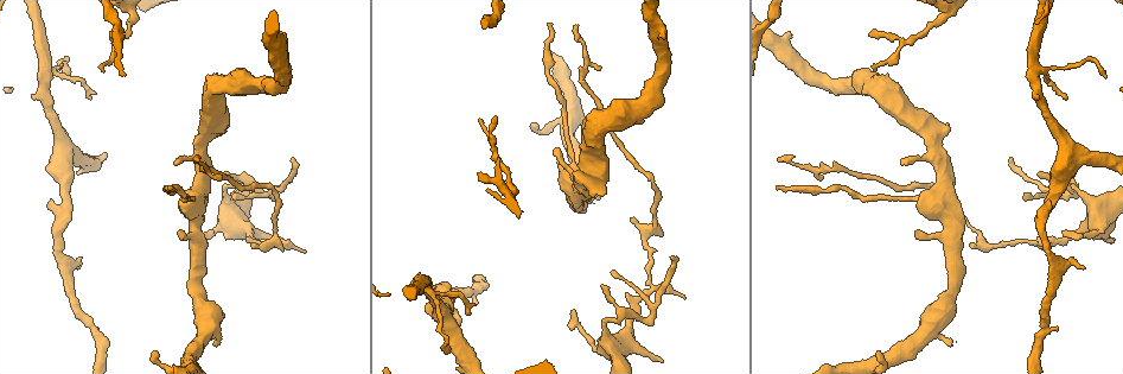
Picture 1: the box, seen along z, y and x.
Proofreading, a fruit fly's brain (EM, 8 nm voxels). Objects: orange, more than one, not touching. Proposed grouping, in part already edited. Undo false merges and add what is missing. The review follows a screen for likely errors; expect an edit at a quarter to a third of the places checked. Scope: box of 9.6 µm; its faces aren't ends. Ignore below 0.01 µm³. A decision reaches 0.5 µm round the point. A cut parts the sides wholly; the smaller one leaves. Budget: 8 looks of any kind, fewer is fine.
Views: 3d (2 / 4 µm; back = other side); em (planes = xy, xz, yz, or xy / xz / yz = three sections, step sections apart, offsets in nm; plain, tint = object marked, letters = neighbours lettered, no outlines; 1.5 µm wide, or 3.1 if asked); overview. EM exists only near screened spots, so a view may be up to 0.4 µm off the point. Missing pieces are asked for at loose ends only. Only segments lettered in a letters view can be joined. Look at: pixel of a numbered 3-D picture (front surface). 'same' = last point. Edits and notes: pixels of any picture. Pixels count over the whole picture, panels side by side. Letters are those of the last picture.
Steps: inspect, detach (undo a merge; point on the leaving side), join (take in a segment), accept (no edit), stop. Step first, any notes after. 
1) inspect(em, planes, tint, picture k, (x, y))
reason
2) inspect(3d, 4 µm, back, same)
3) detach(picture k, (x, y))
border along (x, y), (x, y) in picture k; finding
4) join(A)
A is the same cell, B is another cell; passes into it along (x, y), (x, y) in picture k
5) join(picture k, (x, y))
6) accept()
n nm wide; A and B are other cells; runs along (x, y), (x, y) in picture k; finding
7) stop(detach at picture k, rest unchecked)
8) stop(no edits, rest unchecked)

inspect(3d, 4 µm, picture 1, (578, 182))
calibre changes

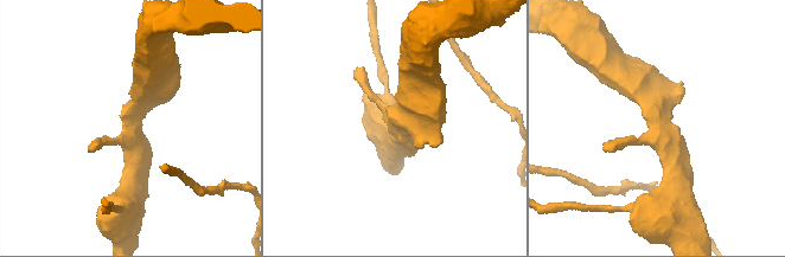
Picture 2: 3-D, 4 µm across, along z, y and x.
inspect(em, planes, plain, picture 2, (127, 129))
need the tissue

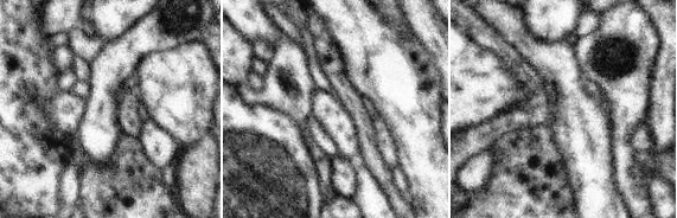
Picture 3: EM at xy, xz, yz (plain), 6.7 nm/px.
inspect(em, planes, letters, same)

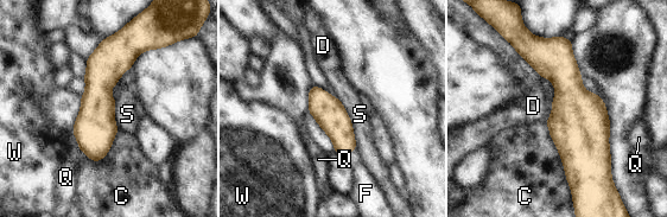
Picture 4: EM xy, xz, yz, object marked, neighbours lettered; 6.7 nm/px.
accept()
220 nm wide; C, D, F, Q, S and W are other cells; runs along (119, 40), (99, 81), (95, 158) in picture 4; one neuron here

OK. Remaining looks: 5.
inspect(em, planes, plain, picture 1, (168, 187))
long arm stops here

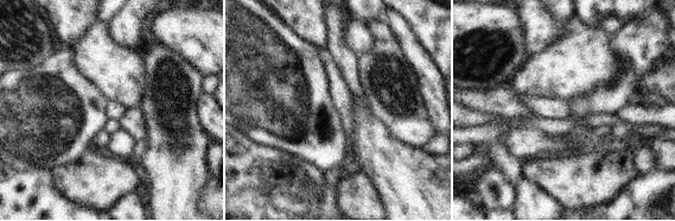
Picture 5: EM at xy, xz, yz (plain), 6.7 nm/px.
inspect(em, planes, letters, same)
see the neighbours

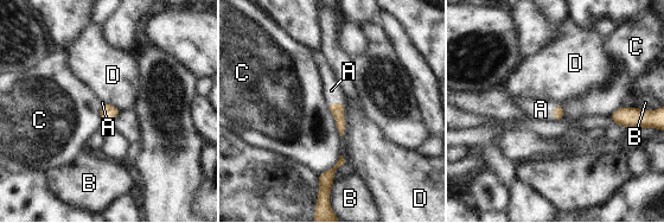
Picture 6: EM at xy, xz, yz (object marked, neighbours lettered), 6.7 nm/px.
join(A)
A is the same cell, B, C and D are other cells; passes into it along (557, 112), (553, 112), (541, 109) in picture 6; the neuron continues

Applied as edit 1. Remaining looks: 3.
inspect(em, planes, letters, picture 1, (293, 159))
branch stops here

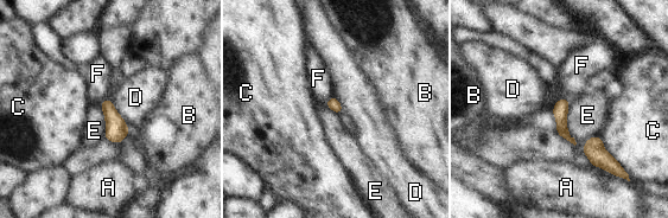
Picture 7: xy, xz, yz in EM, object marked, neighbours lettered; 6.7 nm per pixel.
accept()
80 nm wide; E touches over 300 nm; A, B, C, D, E and F are other cells; none of them fits

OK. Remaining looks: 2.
stop(join at picture 6, rest unchecked)

